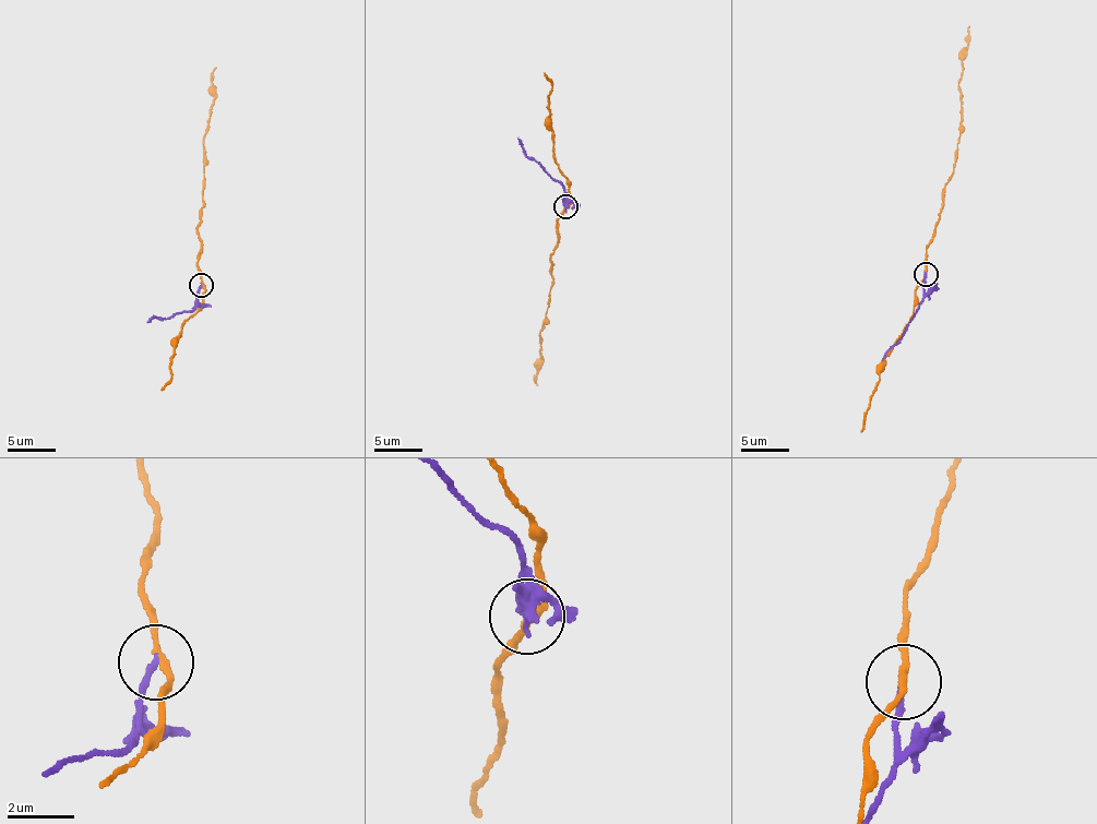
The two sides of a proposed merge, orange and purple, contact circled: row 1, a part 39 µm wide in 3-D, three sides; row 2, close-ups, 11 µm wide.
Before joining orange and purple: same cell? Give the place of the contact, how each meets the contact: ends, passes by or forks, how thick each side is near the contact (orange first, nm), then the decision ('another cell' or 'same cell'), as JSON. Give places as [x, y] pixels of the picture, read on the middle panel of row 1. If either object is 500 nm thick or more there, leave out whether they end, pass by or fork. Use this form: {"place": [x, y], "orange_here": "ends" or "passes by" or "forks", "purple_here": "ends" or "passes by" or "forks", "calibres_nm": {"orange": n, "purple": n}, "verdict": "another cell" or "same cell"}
{"place": [565, 206], "orange_here": "passes by", "purple_here": "ends", "calibres_nm": {"orange": 200, "purple": 200}, "verdict": "another cell"}

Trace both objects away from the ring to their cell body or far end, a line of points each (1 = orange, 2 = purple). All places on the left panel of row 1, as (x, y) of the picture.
1: (201, 285), (200, 207), (212, 72), (216, 69)
2: (201, 285), (194, 310), (147, 322)

